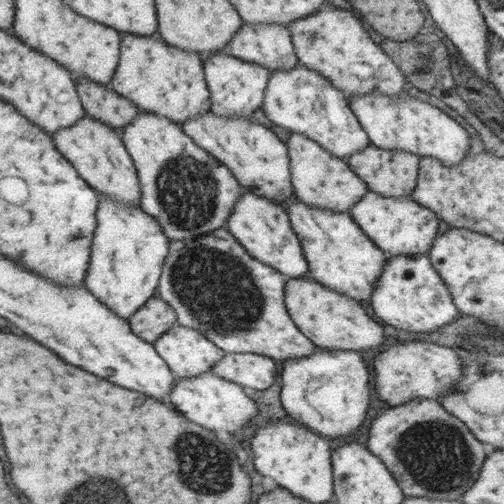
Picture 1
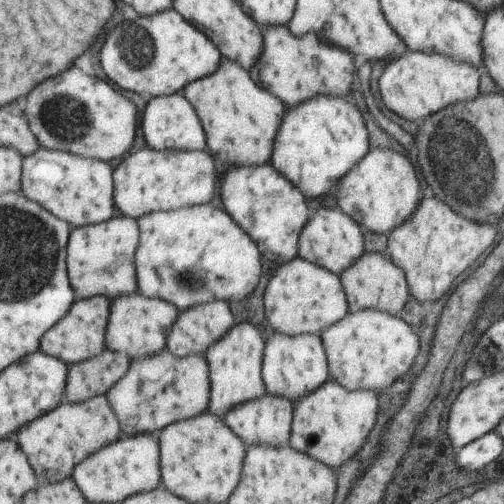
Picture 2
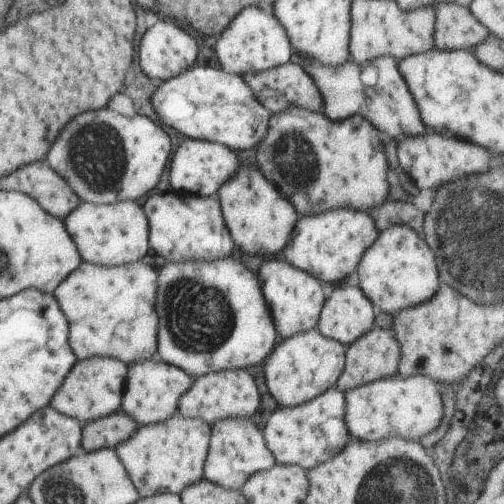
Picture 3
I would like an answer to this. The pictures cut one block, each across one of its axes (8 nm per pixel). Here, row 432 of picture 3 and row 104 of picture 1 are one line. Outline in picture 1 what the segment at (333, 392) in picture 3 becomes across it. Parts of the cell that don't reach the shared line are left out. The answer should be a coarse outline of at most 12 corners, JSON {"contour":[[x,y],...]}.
{"contour":[[297,64],[263,114],[347,160],[369,146],[343,92]]}

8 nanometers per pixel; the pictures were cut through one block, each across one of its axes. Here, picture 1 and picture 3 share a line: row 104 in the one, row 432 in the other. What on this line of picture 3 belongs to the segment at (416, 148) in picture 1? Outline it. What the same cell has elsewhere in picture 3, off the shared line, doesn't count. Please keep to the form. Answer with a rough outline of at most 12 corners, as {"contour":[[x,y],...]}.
{"contour":[[429,376],[343,390],[349,438],[419,442],[443,416]]}

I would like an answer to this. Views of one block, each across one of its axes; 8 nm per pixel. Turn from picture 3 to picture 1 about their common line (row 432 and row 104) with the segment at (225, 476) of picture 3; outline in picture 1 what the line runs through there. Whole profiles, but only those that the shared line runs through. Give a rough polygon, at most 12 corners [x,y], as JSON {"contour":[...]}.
{"contour":[[219,52],[203,74],[211,114],[251,118],[265,100],[261,64]]}

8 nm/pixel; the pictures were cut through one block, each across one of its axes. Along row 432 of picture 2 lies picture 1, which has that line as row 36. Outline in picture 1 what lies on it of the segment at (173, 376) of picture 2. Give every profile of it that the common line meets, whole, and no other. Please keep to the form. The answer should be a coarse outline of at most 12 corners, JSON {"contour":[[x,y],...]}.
{"contour":[[123,32],[109,86],[175,124],[209,110],[199,54]]}

